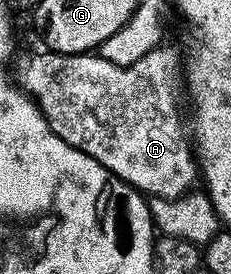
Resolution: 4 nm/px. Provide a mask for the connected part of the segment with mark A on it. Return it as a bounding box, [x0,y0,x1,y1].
[16,43,200,201]

